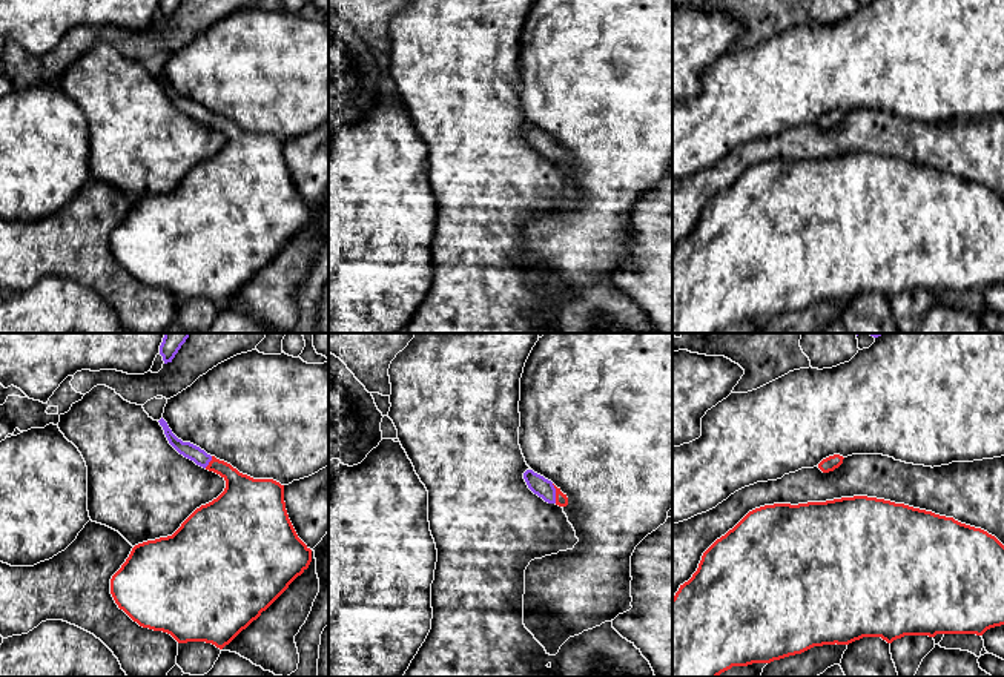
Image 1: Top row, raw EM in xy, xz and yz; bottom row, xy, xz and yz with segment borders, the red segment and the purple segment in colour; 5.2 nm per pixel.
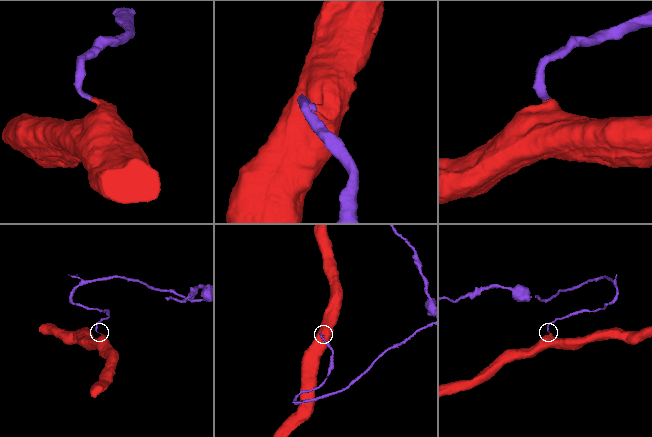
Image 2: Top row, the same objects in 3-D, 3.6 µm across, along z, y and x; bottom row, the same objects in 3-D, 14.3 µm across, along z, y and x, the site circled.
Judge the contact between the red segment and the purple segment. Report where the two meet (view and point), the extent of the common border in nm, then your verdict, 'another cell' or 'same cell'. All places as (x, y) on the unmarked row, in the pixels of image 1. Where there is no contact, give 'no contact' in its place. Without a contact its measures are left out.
meets red in xz at (556, 149); contact 110 nm long; same cell

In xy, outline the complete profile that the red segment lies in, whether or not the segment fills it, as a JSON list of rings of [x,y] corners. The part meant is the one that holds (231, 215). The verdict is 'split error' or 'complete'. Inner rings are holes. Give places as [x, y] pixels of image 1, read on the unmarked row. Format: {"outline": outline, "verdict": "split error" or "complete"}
{"outline": [[[163,74],[158,78],[169,100],[180,111],[220,130],[226,137],[226,144],[216,155],[197,164],[172,192],[135,201],[112,232],[111,250],[118,264],[143,284],[167,289],[178,299],[206,298],[223,305],[309,224],[312,206],[298,193],[289,175],[284,141],[273,135],[243,130],[200,103],[178,95]]], "verdict": "split error"}

